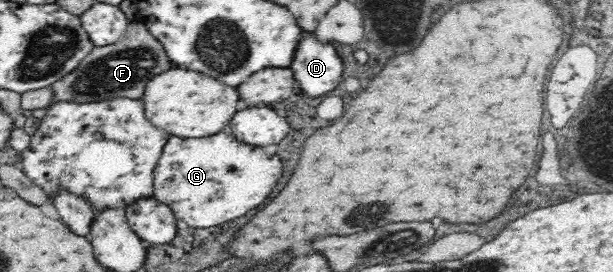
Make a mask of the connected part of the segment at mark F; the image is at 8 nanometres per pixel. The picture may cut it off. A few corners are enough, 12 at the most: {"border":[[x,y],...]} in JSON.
{"border":[[129,22],[53,84],[55,101],[142,99],[173,64],[147,26]]}

